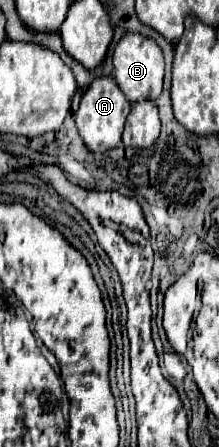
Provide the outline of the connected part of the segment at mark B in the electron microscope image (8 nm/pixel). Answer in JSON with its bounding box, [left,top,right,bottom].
[113,34,165,104]

